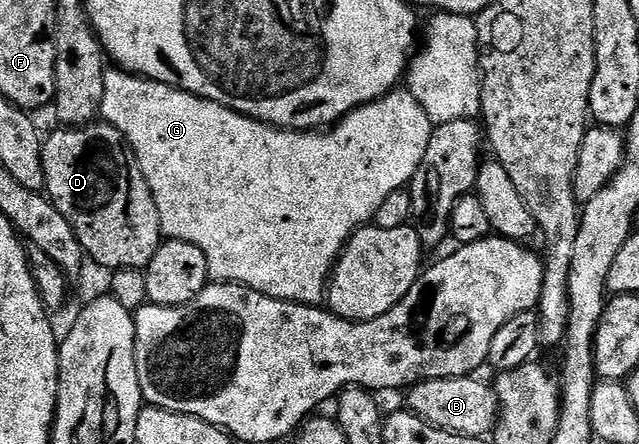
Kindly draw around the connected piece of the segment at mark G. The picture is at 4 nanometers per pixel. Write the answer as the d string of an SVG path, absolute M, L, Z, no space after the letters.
M109 70L105 74L105 98L101 102L101 116L106 123L121 130L121 134L126 138L127 146L131 149L134 160L139 163L141 174L153 194L153 202L157 202L157 214L164 237L197 246L197 250L205 254L207 274L212 281L243 284L269 298L312 306L324 303L331 273L335 270L339 255L343 253L343 247L351 241L351 235L374 221L377 210L381 210L381 202L385 202L389 194L393 194L399 188L407 188L414 181L425 158L425 150L429 146L429 138L433 131L430 118L425 114L425 110L421 110L421 102L417 102L417 98L413 98L409 90L390 92L381 99L358 108L350 115L344 116L330 130L291 132L287 128L274 128L271 124L262 124L259 120L242 116L240 112L212 100L194 96L179 88L171 88L168 84L159 84L156 80L132 76L130 72L122 70Z

